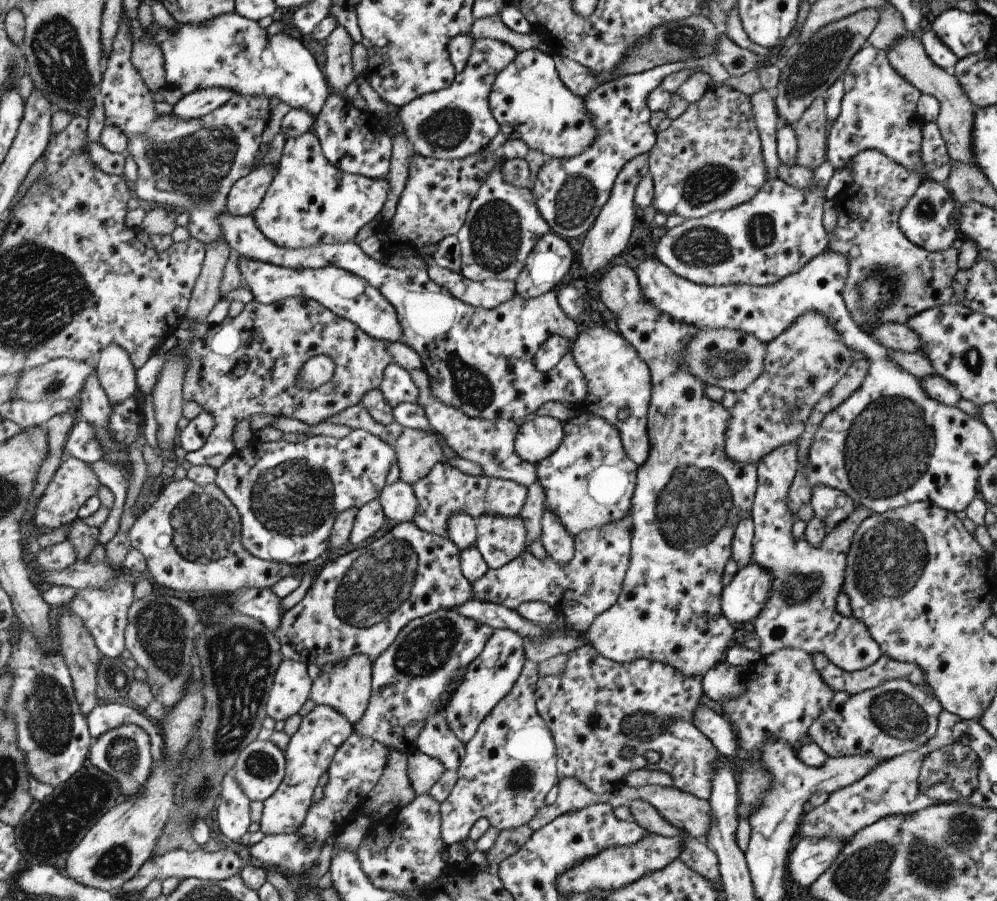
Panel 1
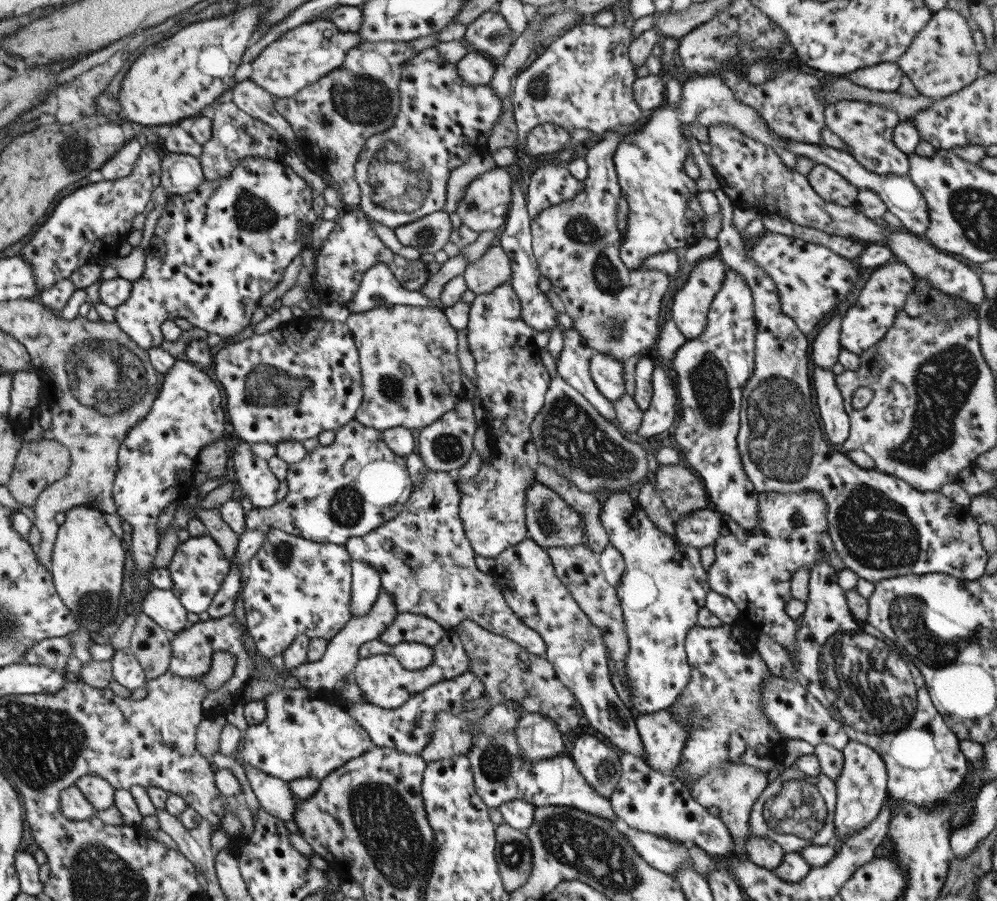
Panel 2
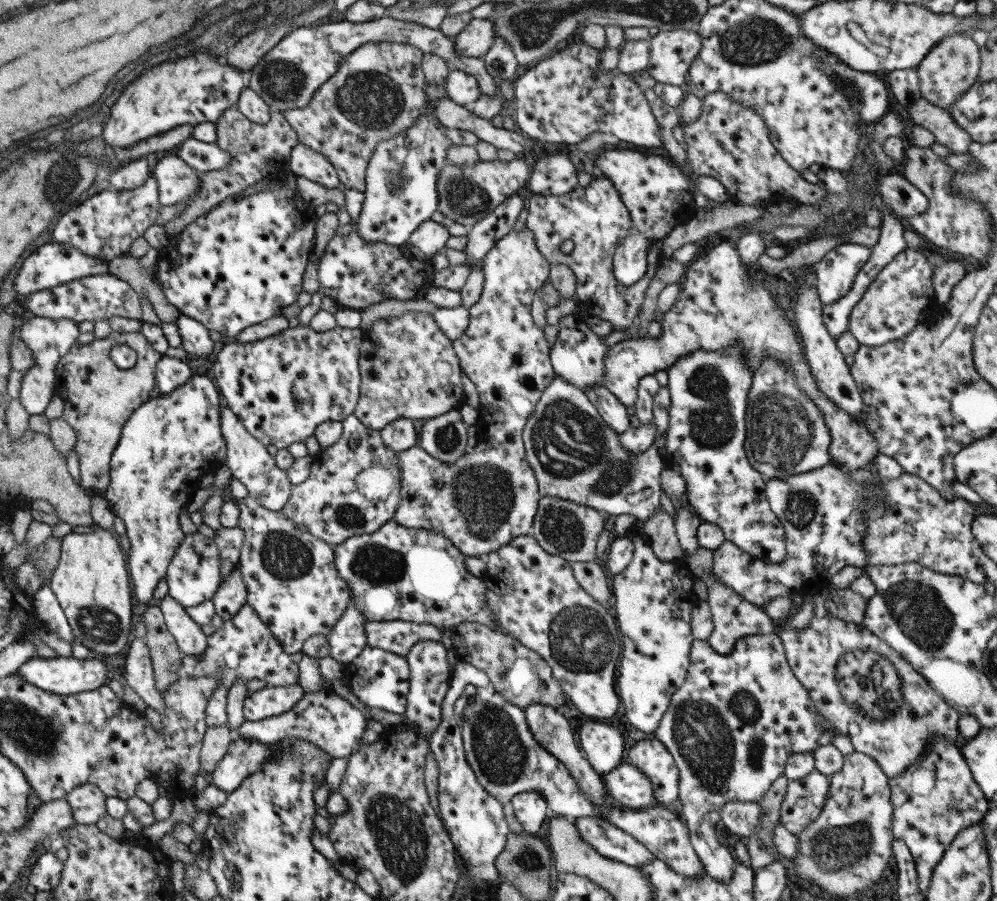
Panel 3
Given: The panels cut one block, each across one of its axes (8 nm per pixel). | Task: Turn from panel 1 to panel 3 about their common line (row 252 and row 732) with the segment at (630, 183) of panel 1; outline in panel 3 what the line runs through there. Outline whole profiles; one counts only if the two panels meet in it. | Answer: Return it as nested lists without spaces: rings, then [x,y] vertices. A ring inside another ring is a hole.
[[[586,721],[578,730],[579,751],[591,769],[604,776],[619,765],[623,756],[621,725],[615,722]]]

